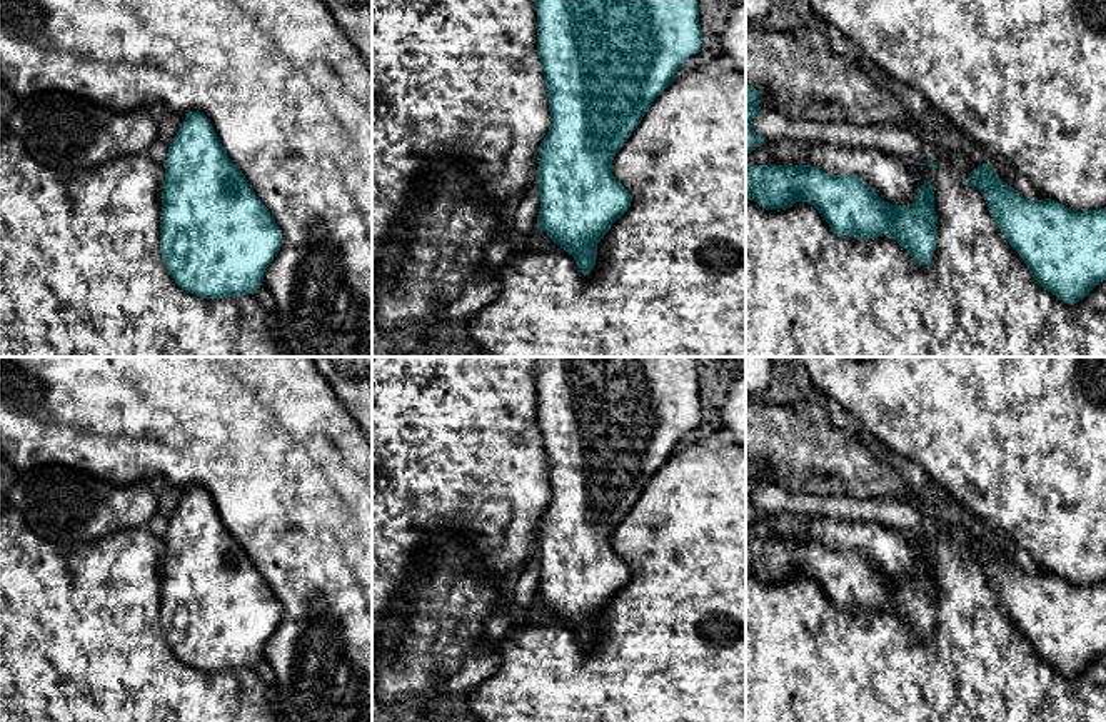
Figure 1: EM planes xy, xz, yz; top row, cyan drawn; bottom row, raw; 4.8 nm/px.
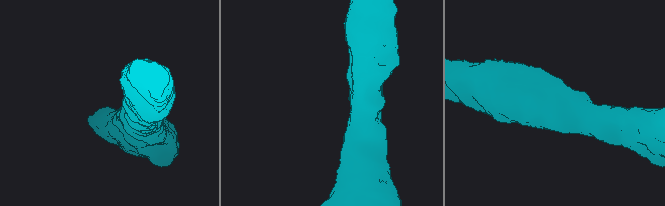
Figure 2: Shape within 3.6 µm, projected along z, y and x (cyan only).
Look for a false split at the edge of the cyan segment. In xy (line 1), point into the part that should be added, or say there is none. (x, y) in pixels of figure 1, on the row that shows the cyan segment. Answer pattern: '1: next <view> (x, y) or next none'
1: next none

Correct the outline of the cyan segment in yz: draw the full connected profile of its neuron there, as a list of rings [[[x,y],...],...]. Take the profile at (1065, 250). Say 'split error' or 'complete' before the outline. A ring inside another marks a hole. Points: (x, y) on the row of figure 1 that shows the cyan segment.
complete; [[[989,163],[979,165],[963,180],[981,190],[991,217],[1039,287],[1074,305],[1106,280],[1106,207],[1076,212],[1051,198],[1028,200],[1004,183]]]

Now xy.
complete; [[[185,113],[183,123],[168,145],[163,168],[160,253],[175,283],[200,298],[254,293],[264,285],[264,272],[282,247],[282,232],[245,175],[229,158],[210,120],[204,113]]]

